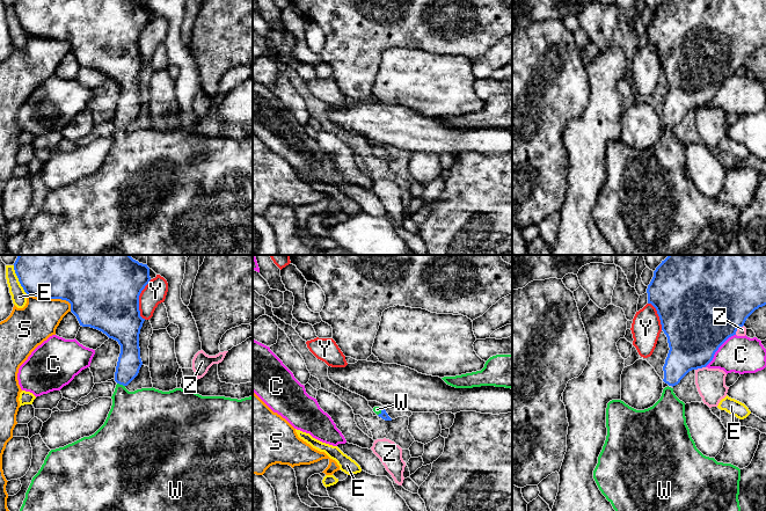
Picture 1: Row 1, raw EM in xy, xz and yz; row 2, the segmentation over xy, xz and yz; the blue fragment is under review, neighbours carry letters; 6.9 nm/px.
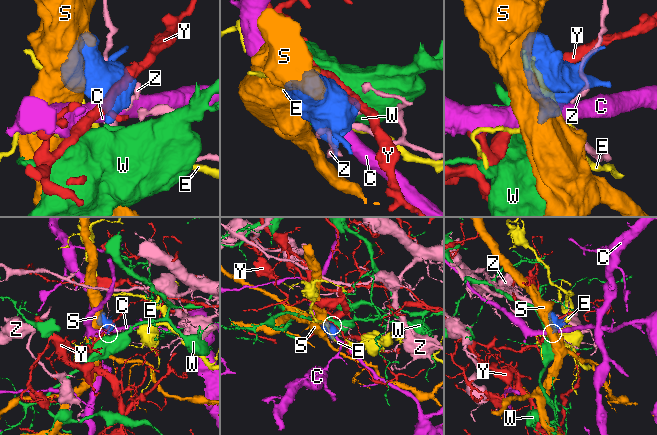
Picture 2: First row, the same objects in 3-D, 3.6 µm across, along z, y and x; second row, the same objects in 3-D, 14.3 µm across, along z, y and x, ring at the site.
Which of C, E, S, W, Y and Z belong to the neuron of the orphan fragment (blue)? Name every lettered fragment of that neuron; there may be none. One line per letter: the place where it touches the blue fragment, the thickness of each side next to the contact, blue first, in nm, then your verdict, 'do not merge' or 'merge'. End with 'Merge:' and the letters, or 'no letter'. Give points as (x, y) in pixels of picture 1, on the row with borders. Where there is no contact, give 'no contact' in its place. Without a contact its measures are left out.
C: contact yz (717, 349); calibres 480 and 260 nm; do not merge
E: contact xy (19, 279); calibres 460 and 110 nm; do not merge
S: contact xy (52, 298); calibres 500 and 280 nm; do not merge
W: contact xy (121, 384); calibres 160 and 360 nm; merge
Y: contact xy (138, 299); calibres 500 and 160 nm; do not merge
Z: contact yz (737, 328); calibres 500 and 60 nm; do not merge
Merge: W

